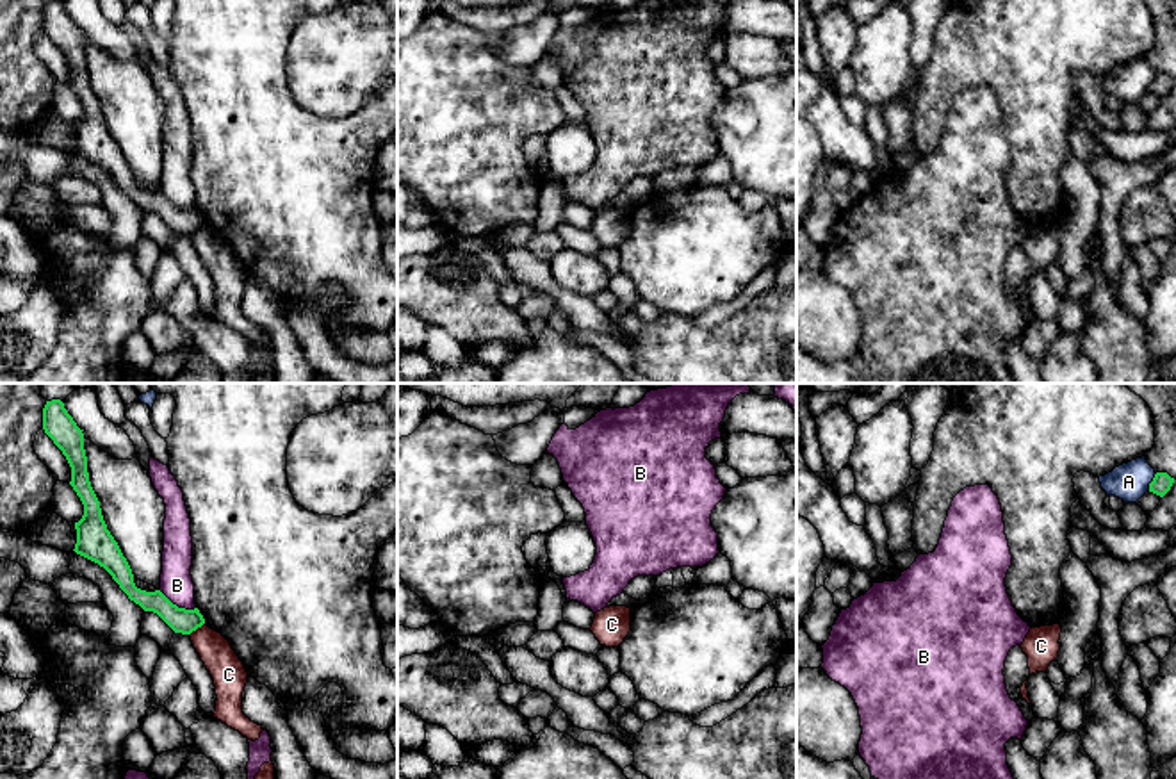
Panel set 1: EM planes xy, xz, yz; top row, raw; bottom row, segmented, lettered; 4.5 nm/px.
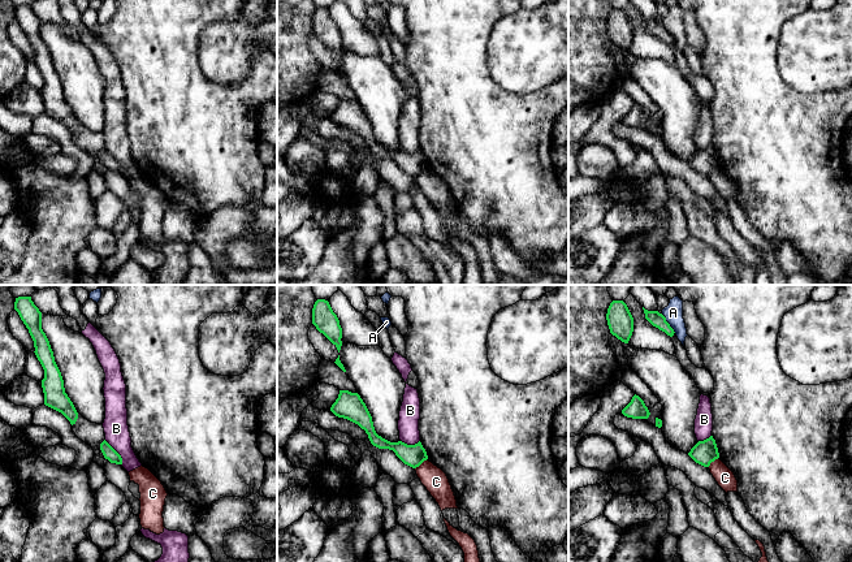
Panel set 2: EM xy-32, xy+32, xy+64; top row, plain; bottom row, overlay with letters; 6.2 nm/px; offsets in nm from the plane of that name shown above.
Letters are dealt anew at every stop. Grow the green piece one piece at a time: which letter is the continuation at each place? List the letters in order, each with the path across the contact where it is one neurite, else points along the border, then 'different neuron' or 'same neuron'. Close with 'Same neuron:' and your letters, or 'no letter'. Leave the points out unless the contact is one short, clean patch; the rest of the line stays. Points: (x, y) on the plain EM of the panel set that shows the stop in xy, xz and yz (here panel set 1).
A: different neuron
B: border along xy (159, 191), (179, 207), (195, 209); different neuron
C: border along xy (204, 223), (189, 236); different neuron
Same neuron: no letter

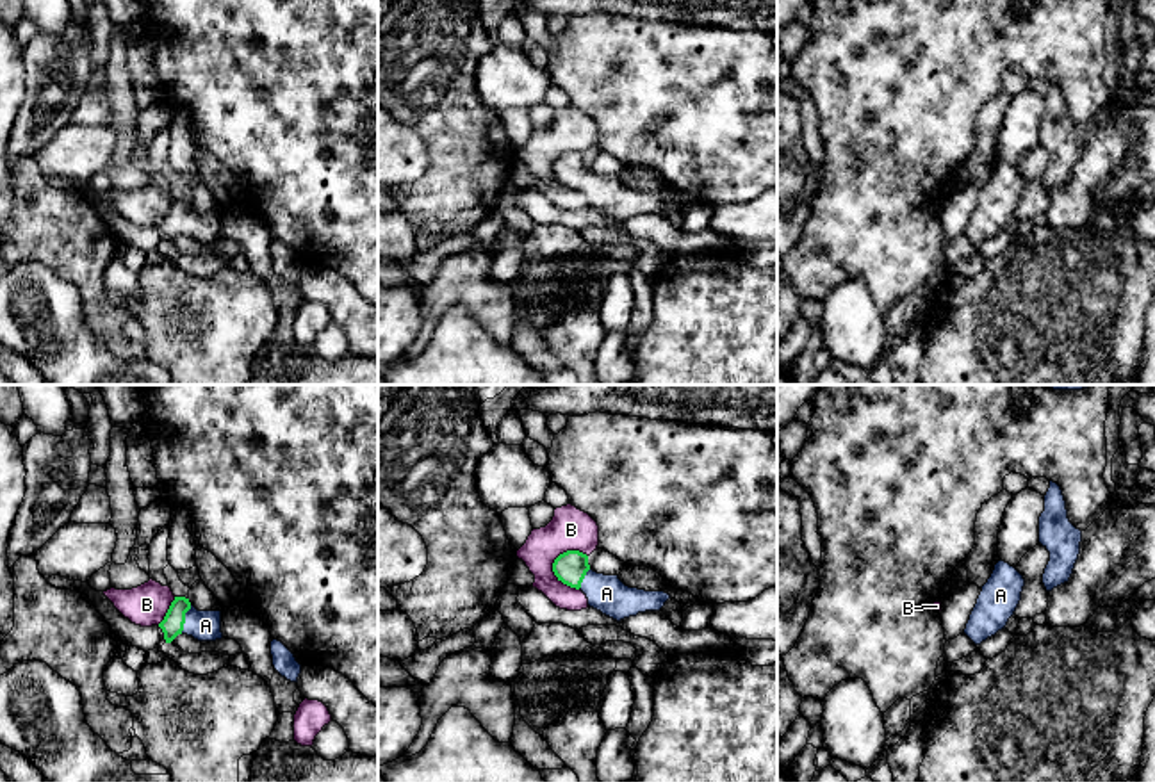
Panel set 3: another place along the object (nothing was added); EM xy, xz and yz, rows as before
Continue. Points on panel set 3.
A: runs through xy (172, 227), (184, 219), (205, 227); same neuron
B: different neuron
Same neuron: A

